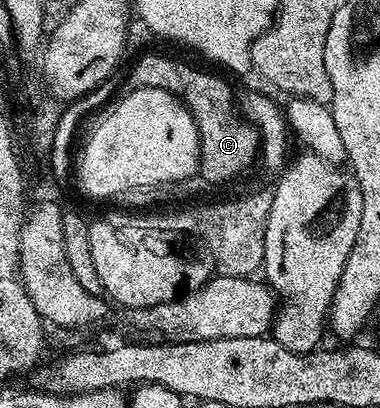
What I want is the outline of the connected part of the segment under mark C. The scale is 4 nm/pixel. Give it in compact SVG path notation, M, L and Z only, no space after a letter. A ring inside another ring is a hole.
M148 53L128 73L129 86L143 87L155 85L166 91L182 95L182 100L196 121L200 136L199 180L220 185L232 181L239 173L244 173L257 160L261 152L261 138L258 129L244 120L234 108L232 110L232 89L220 77L203 73L184 61L163 57L160 53Z

